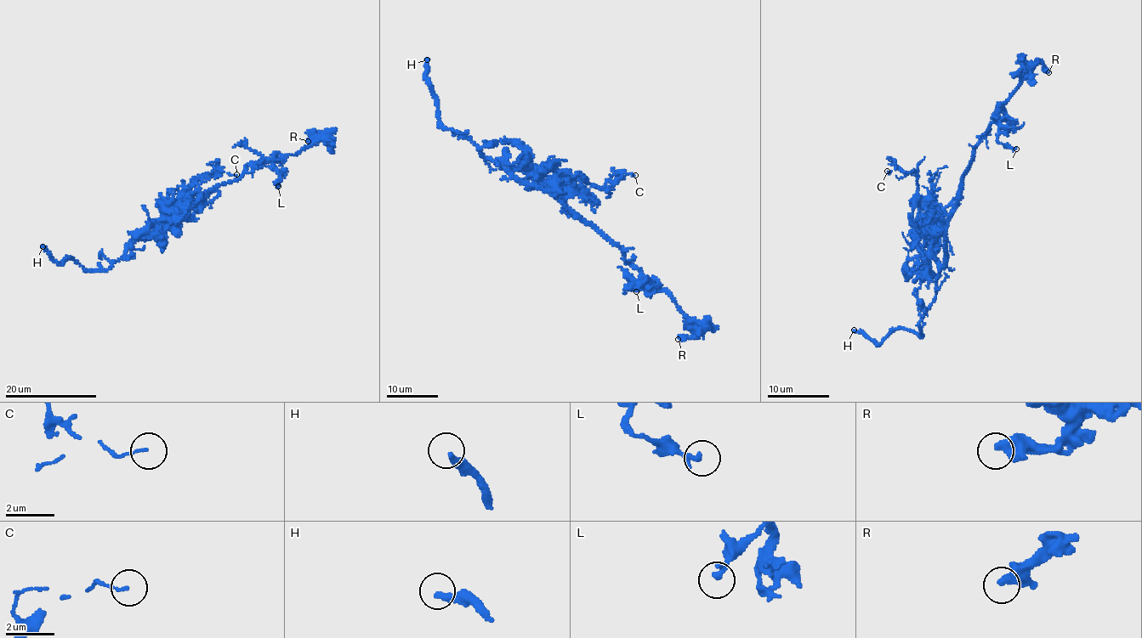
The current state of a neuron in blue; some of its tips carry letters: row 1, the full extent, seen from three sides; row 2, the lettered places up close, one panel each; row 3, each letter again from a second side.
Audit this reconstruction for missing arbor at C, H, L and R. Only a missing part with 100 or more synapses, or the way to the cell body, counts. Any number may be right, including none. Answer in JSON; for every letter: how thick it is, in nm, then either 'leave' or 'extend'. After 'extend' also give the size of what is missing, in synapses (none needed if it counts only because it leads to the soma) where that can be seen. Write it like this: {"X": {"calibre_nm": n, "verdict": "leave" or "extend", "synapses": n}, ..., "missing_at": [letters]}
{"C": {"calibre_nm": 90, "verdict": "leave"}, "H": {"calibre_nm": 280, "verdict": "extend"}, "L": {"calibre_nm": 240, "verdict": "leave"}, "R": {"calibre_nm": 400, "verdict": "leave"}, "missing_at": ["H"]}

